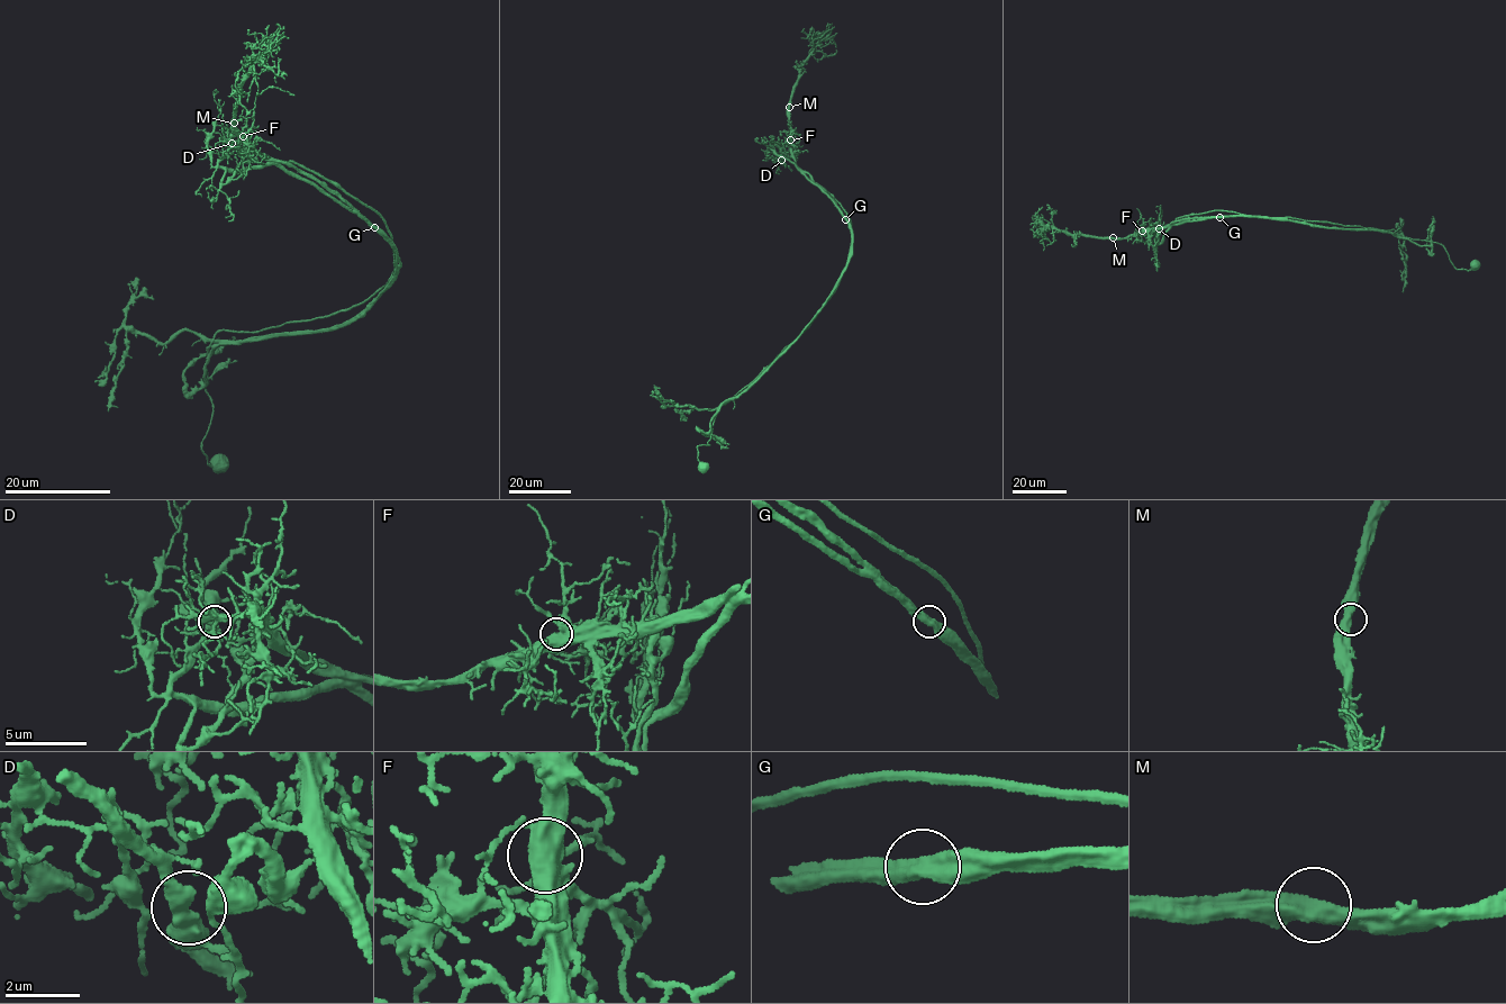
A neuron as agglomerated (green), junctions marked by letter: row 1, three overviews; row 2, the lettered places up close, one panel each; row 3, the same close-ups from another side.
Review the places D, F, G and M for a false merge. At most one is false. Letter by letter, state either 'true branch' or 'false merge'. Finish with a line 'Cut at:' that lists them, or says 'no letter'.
D: true branch
F: true branch
G: false merge
M: true branch
Cut at: G

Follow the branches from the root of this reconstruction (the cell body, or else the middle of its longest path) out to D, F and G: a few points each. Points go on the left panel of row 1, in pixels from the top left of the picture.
D: (218, 461), (201, 442), (210, 350), (341, 324), (384, 289), (397, 258), (363, 216), (232, 143)
F: (218, 461), (201, 442), (210, 350), (341, 324), (384, 289), (397, 258), (363, 216), (243, 136)
G: (218, 461), (208, 463), (201, 442), (212, 414), (207, 355), (354, 317), (396, 261), (374, 227)

